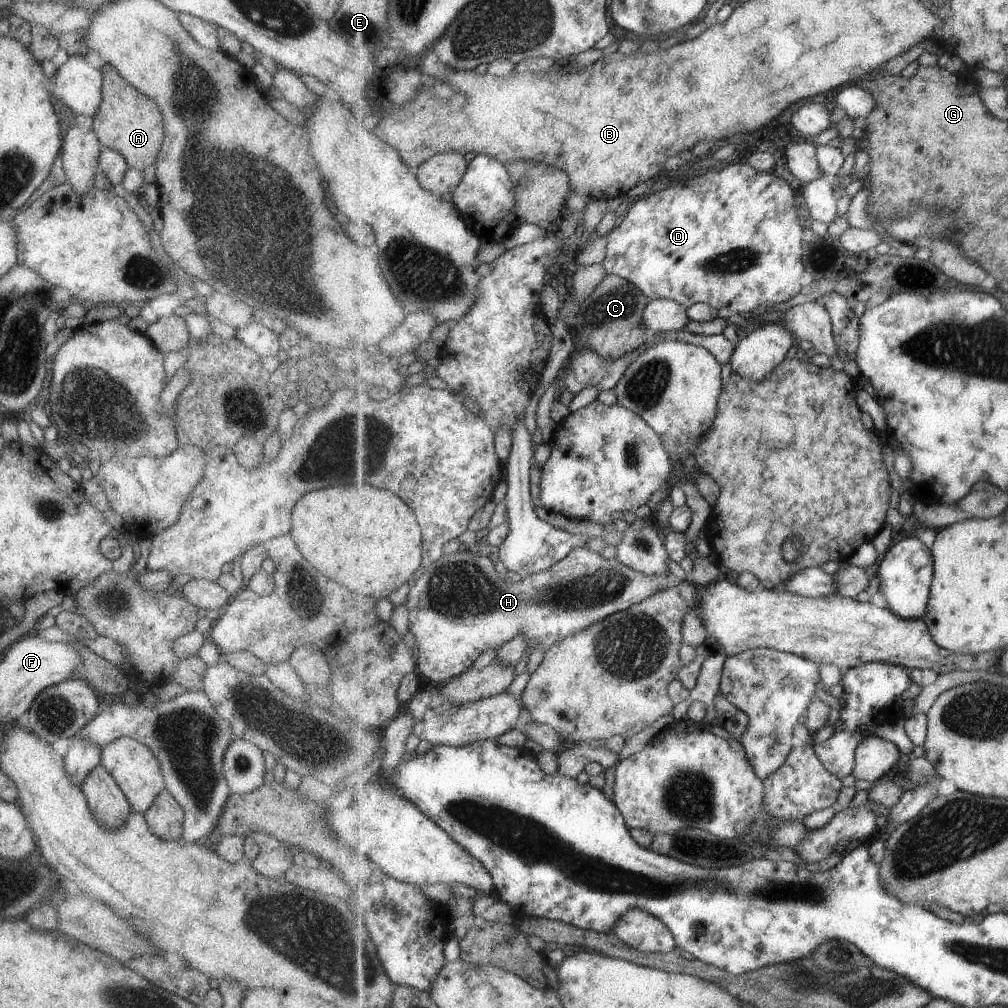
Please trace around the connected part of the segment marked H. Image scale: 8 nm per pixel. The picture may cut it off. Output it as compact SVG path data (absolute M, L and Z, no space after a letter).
M587 547L575 548L569 556L539 574L523 576L519 581L505 579L495 570L491 558L478 556L462 549L444 554L431 564L423 574L418 574L410 585L407 601L409 629L415 638L418 668L423 676L438 684L445 684L469 670L486 650L498 650L501 646L523 638L527 642L525 655L528 657L539 646L548 651L555 642L573 636L595 622L611 614L627 610L653 594L667 590L676 583L671 574L645 574L617 559L611 560Z

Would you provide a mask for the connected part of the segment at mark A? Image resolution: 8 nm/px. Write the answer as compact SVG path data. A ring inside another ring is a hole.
M105 63L100 67L102 74L101 85L101 104L97 108L97 112L92 116L92 129L98 138L101 147L114 150L117 154L124 157L125 162L131 168L142 171L147 166L154 166L156 154L158 153L161 142L163 142L164 124L162 114L157 105L148 96L141 94L135 90L109 63Z

